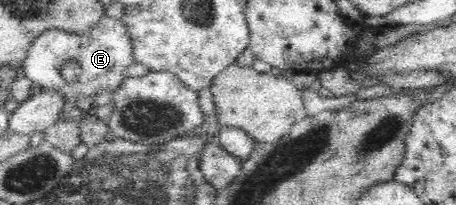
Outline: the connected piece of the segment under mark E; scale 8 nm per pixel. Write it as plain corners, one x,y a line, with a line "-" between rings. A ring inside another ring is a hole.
104,18
97,24
97,26
91,28
87,33
71,33
65,30
51,29
41,33
30,47
28,56
23,62
24,75
32,82
36,82
42,86
42,88
57,89
57,91
63,91
65,97
67,97
67,108
61,112
59,120
65,120
65,118
72,118
81,122
83,110
80,110
76,102
79,101
79,96
92,96
94,97
101,92
107,94
114,93
114,90
121,84
121,81
125,78
123,76
124,71
133,64
133,44
131,42
130,34
127,33
125,25
121,20
115,20
115,18
-
70,63
77,63
77,67
80,68
78,75
74,79
67,79
63,75
63,67

